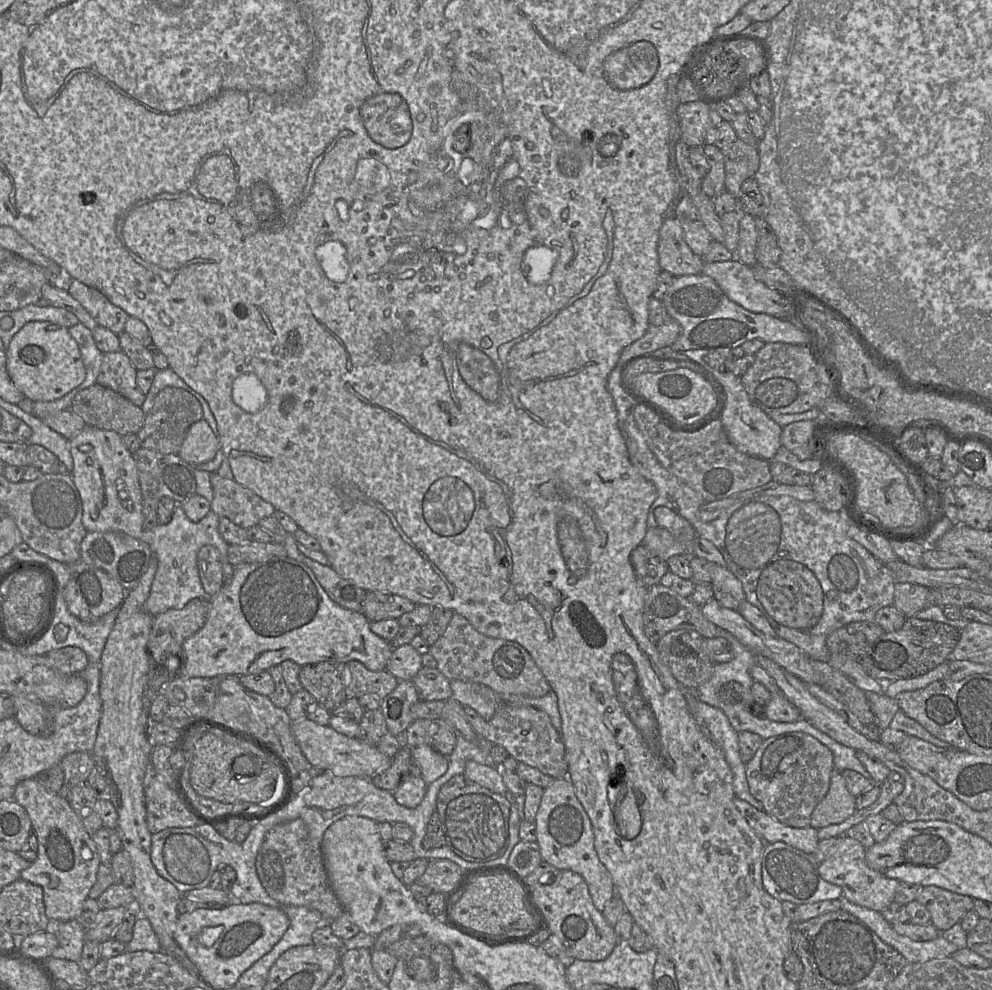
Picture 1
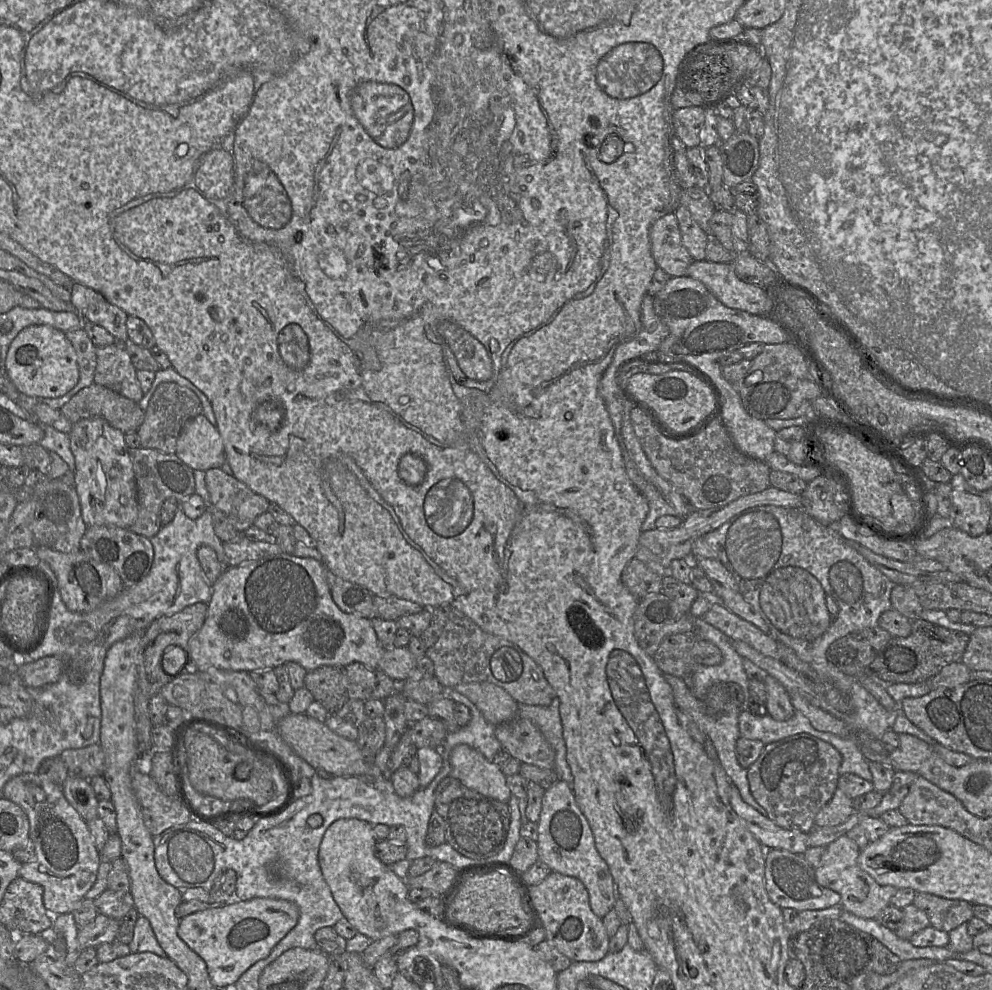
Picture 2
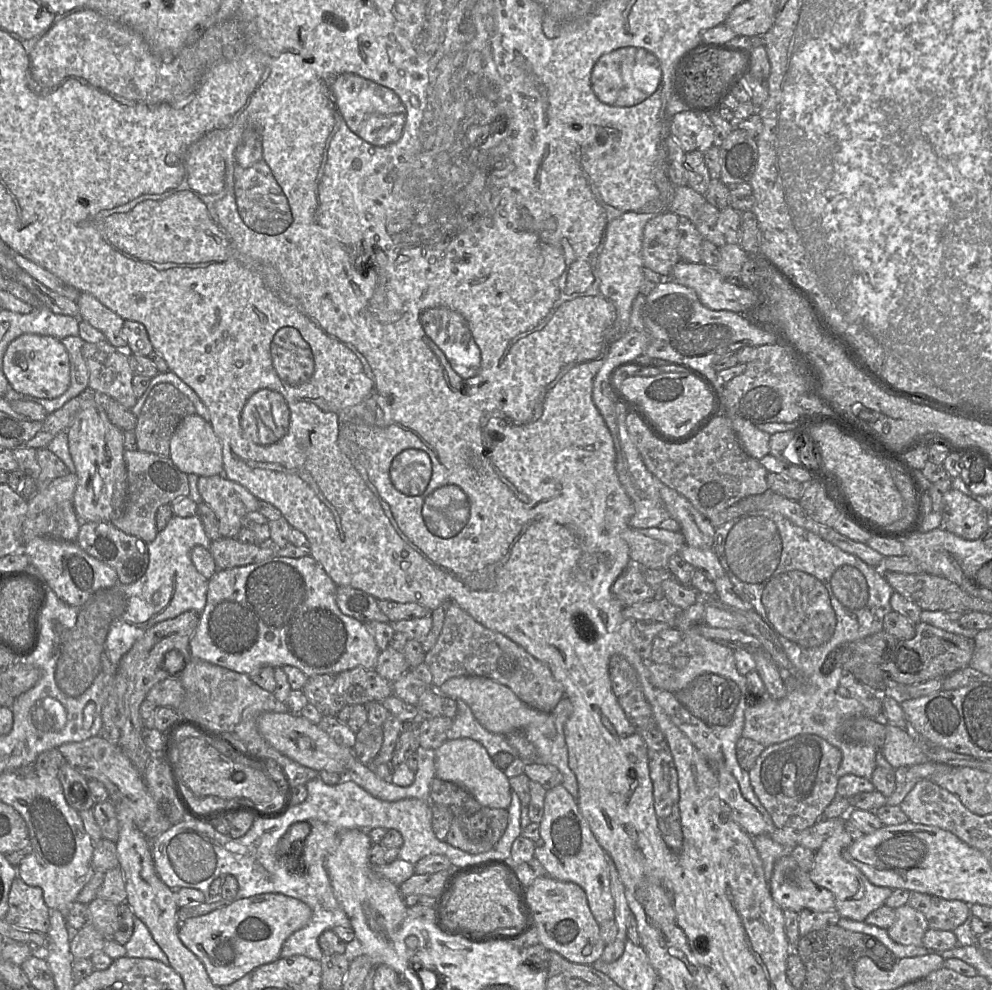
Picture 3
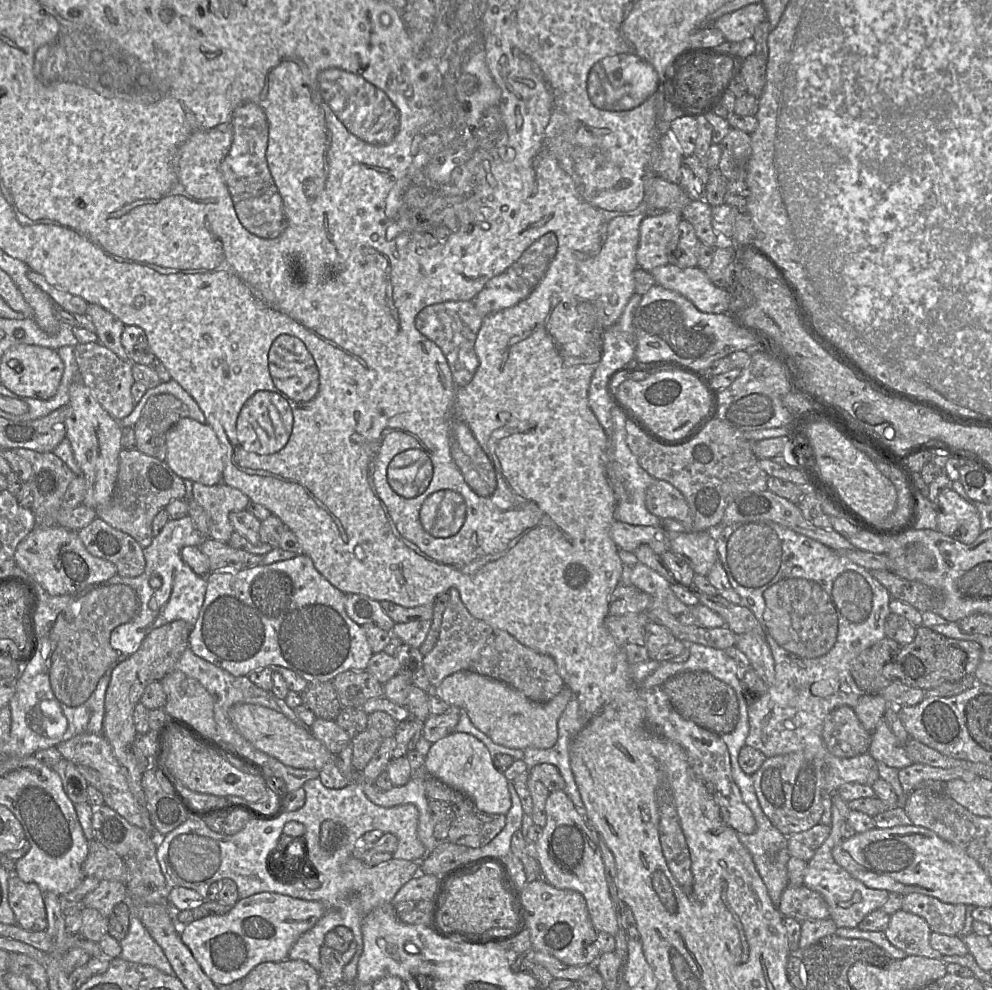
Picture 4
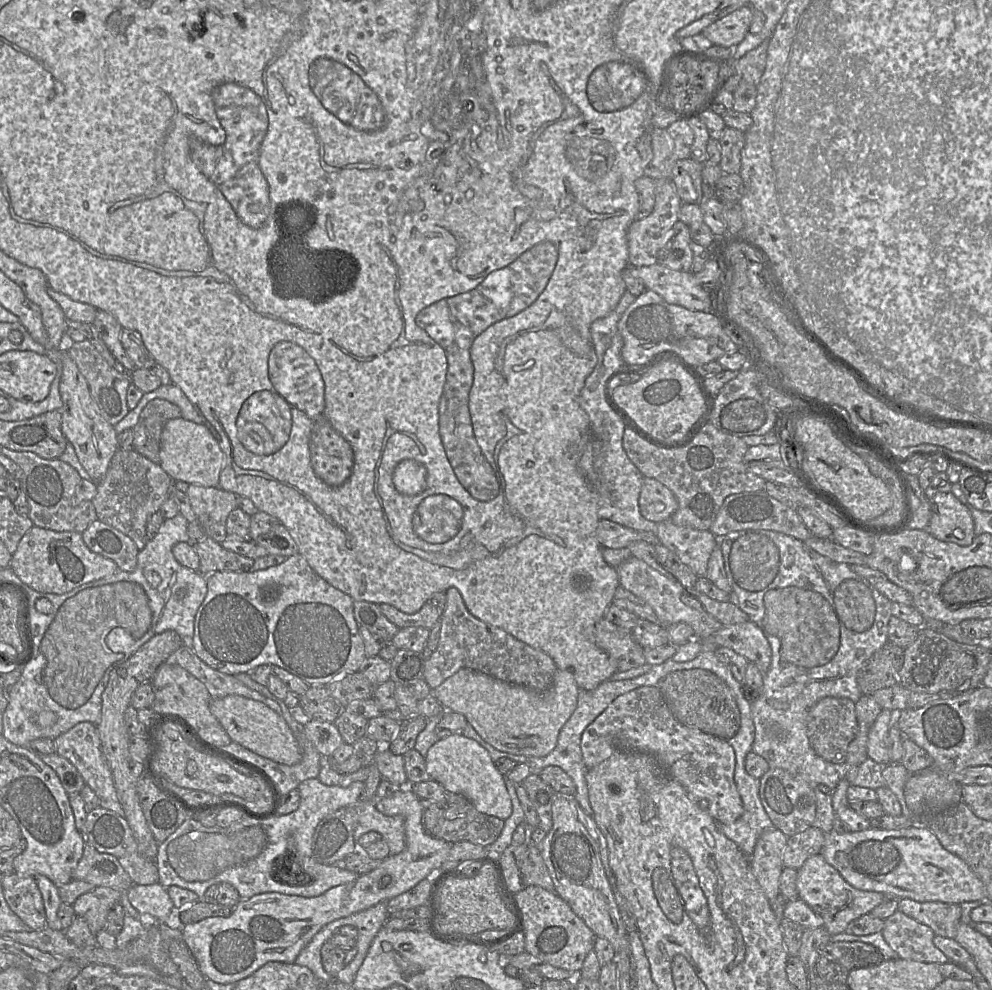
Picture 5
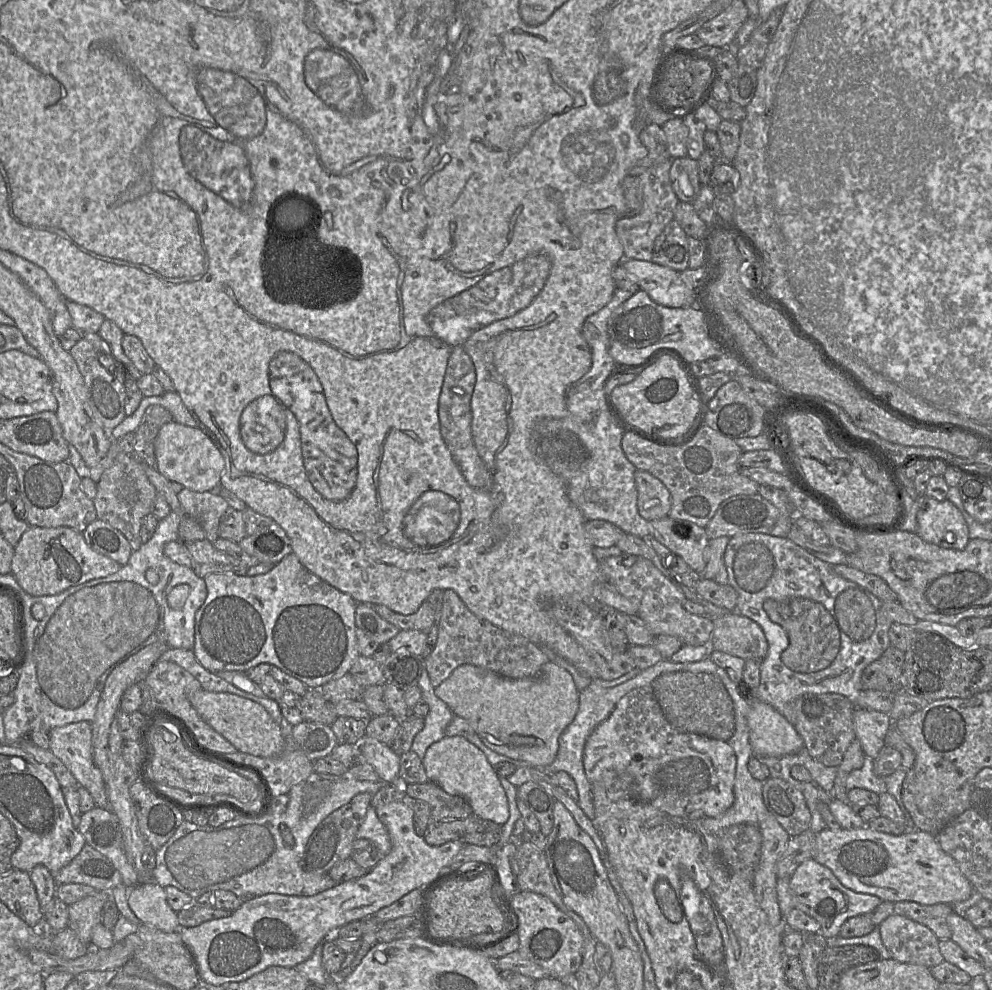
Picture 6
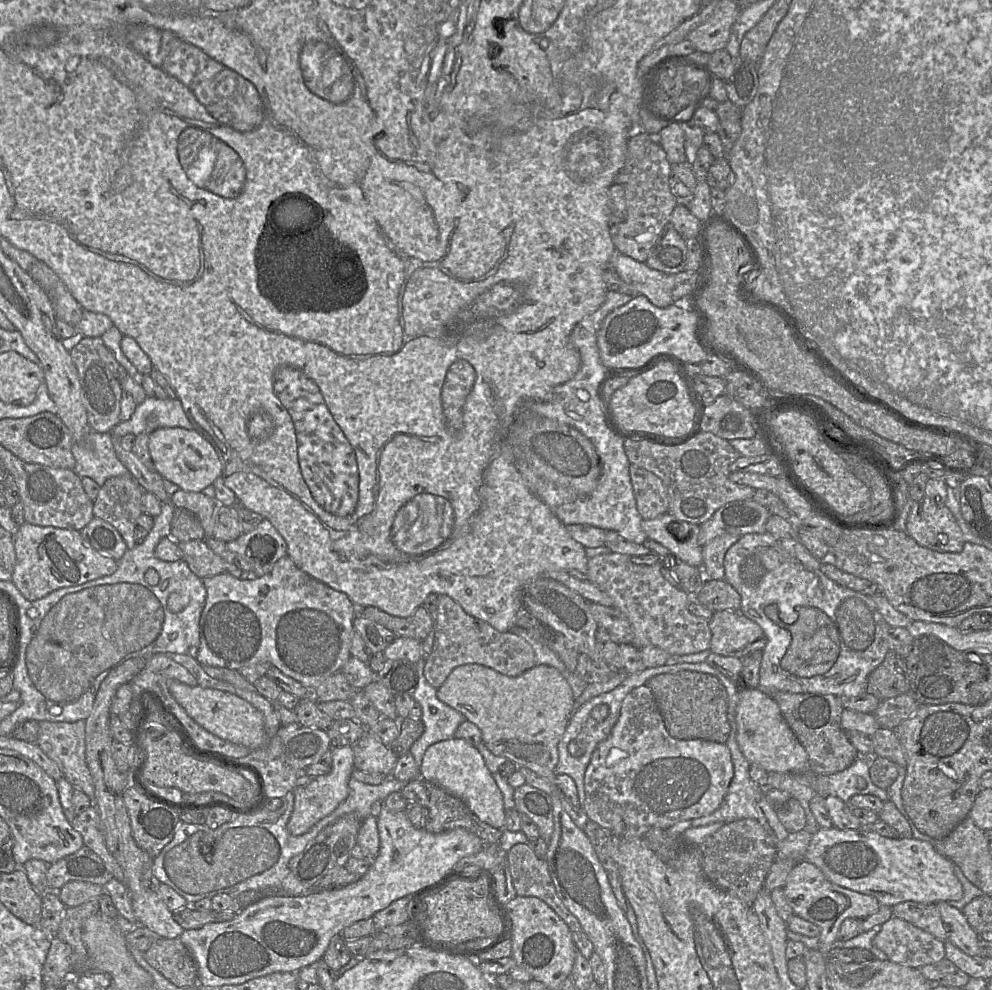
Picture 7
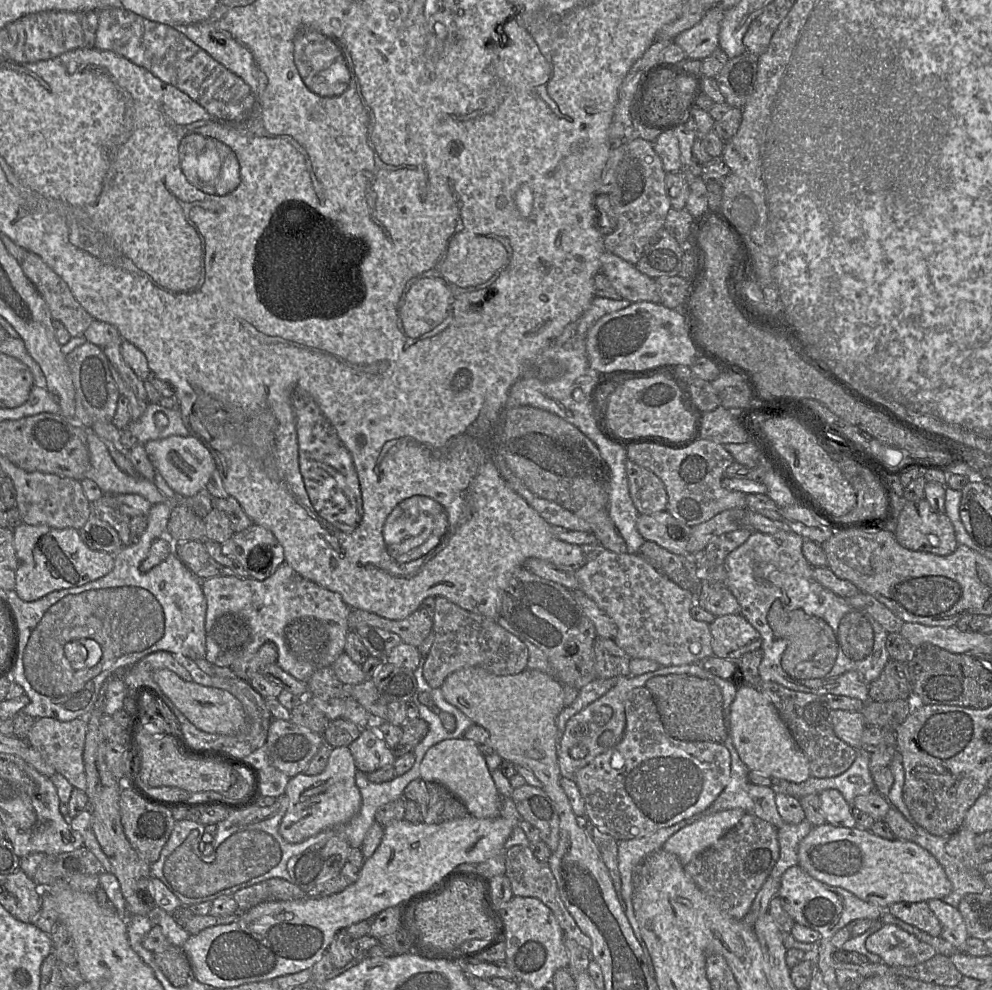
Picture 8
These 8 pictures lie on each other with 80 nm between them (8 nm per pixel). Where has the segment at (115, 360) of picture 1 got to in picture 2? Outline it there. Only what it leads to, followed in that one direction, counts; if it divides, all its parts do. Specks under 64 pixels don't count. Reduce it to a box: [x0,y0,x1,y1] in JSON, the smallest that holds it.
[94,343,144,403]

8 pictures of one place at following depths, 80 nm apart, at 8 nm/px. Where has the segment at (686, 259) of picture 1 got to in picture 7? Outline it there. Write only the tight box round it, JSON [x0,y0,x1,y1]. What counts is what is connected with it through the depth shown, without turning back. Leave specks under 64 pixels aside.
[610,141,678,262]

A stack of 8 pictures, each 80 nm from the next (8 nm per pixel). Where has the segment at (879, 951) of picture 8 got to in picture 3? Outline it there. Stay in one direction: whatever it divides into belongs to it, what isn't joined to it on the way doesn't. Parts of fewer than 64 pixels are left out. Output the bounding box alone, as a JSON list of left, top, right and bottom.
[887,904,929,947]

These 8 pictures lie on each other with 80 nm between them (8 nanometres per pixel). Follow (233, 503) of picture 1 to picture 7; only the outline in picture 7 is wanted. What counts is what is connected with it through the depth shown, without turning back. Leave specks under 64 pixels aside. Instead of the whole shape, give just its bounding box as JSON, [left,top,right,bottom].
[170,490,217,537]

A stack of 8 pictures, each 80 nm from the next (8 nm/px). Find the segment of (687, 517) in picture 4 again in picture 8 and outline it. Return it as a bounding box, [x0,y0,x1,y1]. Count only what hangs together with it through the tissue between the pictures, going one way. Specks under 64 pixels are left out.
[626,461,668,515]

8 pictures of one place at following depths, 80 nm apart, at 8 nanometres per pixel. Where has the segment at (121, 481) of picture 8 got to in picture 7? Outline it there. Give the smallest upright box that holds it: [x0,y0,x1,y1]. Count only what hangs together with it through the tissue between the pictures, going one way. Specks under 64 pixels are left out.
[74,431,131,487]

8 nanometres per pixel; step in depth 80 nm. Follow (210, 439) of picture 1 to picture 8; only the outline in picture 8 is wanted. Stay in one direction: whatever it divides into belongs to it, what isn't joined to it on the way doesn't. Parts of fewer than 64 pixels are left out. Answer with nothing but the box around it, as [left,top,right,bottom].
[144,435,216,497]

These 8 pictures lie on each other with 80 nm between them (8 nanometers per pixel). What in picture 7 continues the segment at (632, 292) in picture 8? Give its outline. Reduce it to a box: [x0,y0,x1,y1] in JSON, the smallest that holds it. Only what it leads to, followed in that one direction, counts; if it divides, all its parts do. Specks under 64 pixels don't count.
[610,252,674,308]

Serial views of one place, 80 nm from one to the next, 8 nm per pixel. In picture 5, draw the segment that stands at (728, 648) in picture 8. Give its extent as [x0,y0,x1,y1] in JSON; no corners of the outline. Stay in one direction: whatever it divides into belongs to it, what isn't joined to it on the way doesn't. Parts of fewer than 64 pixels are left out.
[713,620,772,674]

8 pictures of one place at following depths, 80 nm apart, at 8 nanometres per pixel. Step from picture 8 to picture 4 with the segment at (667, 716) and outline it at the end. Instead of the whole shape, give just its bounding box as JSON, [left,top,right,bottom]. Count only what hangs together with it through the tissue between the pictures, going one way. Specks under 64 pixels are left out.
[660,671,739,735]

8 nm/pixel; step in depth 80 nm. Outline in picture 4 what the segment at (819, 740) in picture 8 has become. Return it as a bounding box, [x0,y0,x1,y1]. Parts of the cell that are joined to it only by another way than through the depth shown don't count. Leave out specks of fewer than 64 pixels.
[823,705,872,758]

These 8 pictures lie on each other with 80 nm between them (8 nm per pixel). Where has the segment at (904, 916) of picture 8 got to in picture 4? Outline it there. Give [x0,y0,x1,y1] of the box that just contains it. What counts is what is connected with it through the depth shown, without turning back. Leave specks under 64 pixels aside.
[902,893,966,936]

